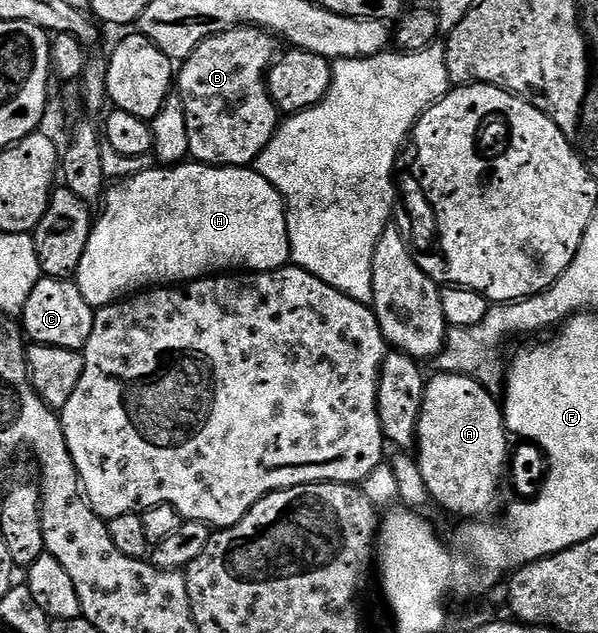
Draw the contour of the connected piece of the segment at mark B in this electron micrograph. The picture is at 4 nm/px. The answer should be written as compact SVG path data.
M237 25L235 29L229 29L204 39L204 43L200 43L200 47L196 47L196 51L192 51L192 55L181 62L176 73L176 93L177 96L182 98L184 119L188 119L188 147L190 148L190 157L195 162L219 167L250 167L257 162L259 155L264 151L264 147L268 147L268 143L274 138L274 132L278 130L280 124L280 114L273 99L270 98L270 92L266 86L266 75L280 53L277 44L279 45L279 42L265 29L256 29L252 25Z

